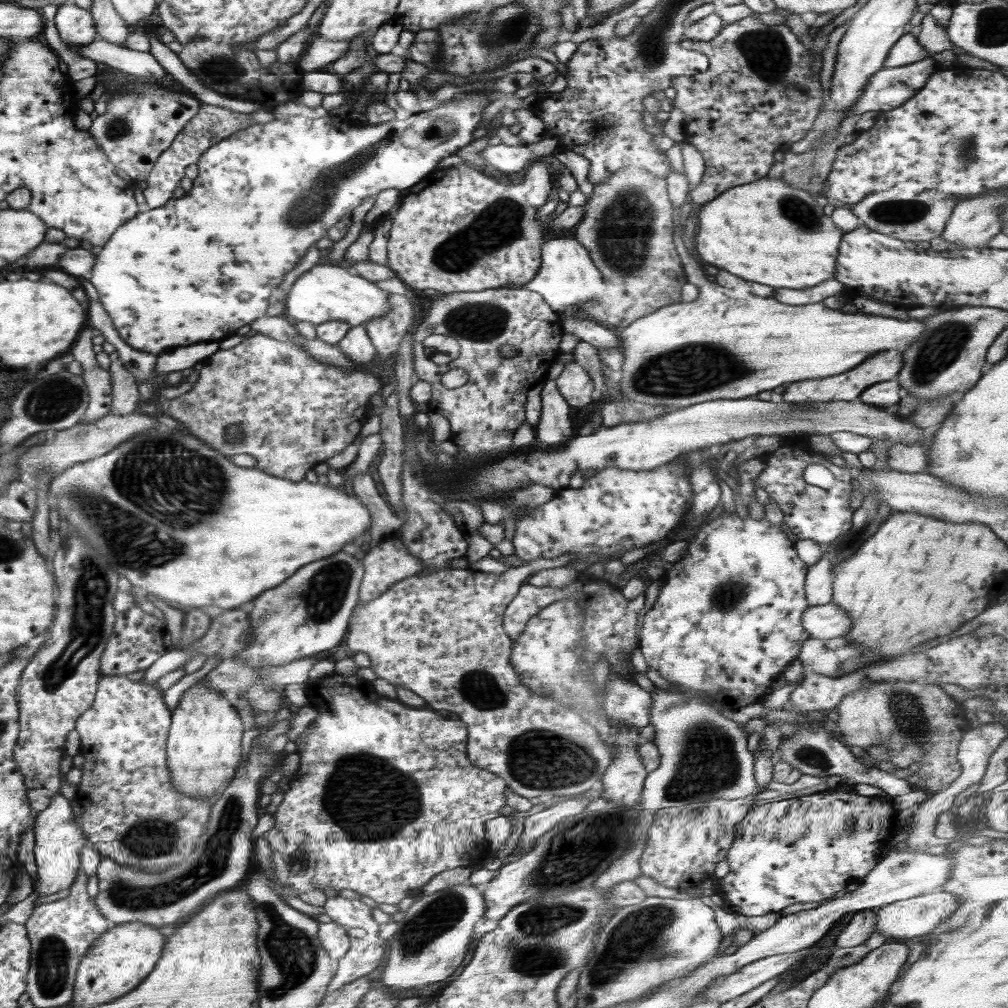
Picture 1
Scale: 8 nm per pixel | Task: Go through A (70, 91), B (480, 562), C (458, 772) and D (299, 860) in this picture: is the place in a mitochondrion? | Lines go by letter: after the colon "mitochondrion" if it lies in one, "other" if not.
A: other
B: other
C: other
D: other

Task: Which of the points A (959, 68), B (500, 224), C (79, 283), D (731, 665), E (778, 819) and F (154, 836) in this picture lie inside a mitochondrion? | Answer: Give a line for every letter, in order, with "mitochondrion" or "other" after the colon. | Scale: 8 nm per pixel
A: other
B: mitochondrion
C: other
D: other
E: other
F: mitochondrion

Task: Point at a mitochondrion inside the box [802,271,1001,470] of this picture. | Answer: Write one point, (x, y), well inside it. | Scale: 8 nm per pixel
(947, 341)

